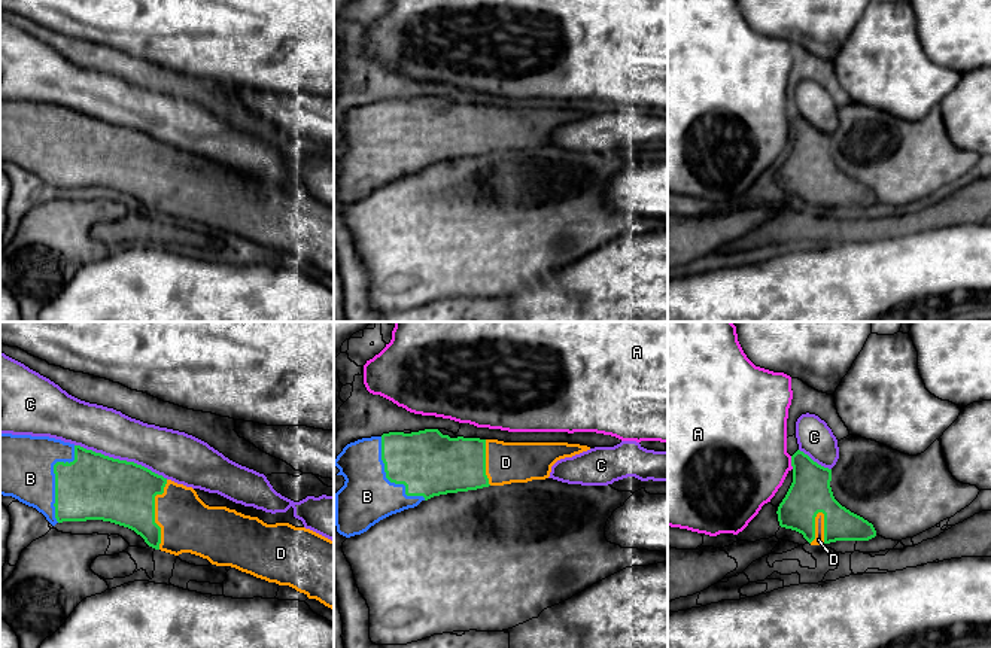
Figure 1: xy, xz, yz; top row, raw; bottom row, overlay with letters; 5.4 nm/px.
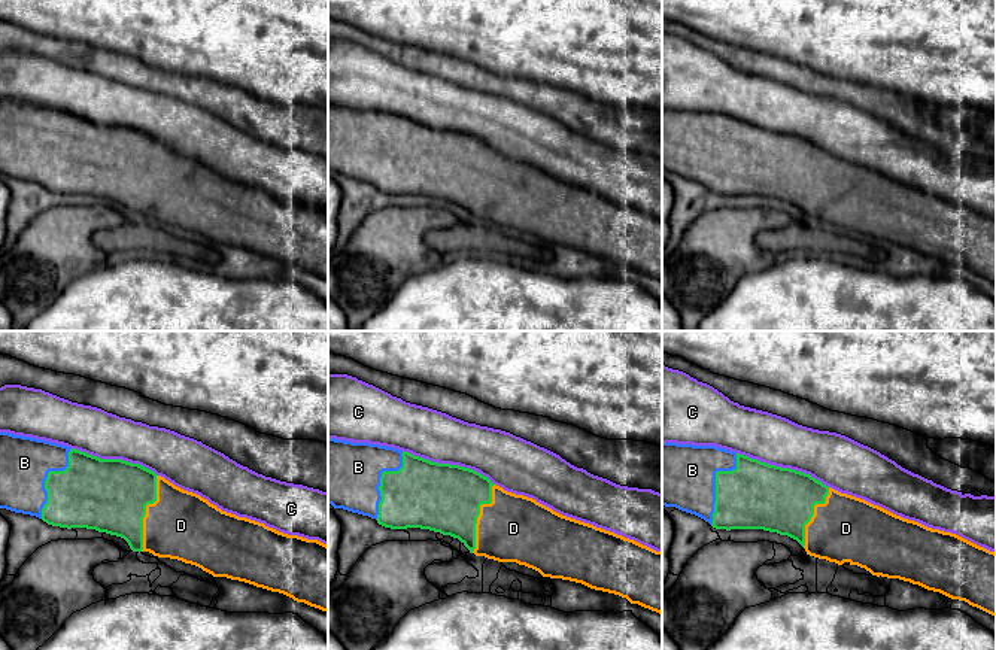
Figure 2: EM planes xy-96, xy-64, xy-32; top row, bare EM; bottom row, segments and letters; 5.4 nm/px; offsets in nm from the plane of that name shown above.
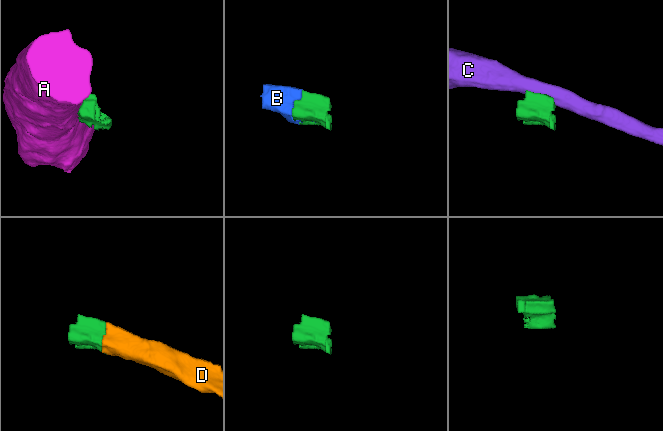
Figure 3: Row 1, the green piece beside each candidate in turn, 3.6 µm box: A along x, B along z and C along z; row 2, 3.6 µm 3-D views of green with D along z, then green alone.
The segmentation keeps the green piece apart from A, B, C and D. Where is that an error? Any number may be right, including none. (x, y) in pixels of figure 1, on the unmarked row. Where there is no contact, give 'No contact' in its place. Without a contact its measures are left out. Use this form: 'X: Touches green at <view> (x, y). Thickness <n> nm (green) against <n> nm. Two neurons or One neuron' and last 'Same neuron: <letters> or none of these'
A: Touches green at yz (792, 128). Thickness 220 nm (green) against 460 nm. Two neurons
B: Touches green at xy (55, 143). Thickness 360 nm (green) against 340 nm. One neuron
C: Touches green at xy (121, 127). Thickness 360 nm (green) against 260 nm. Two neurons
D: Touches green at xy (154, 179). Thickness 340 nm (green) against 300 nm. One neuron
Same neuron: B, D

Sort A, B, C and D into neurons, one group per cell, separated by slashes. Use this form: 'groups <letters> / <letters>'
groups A / B D / C

